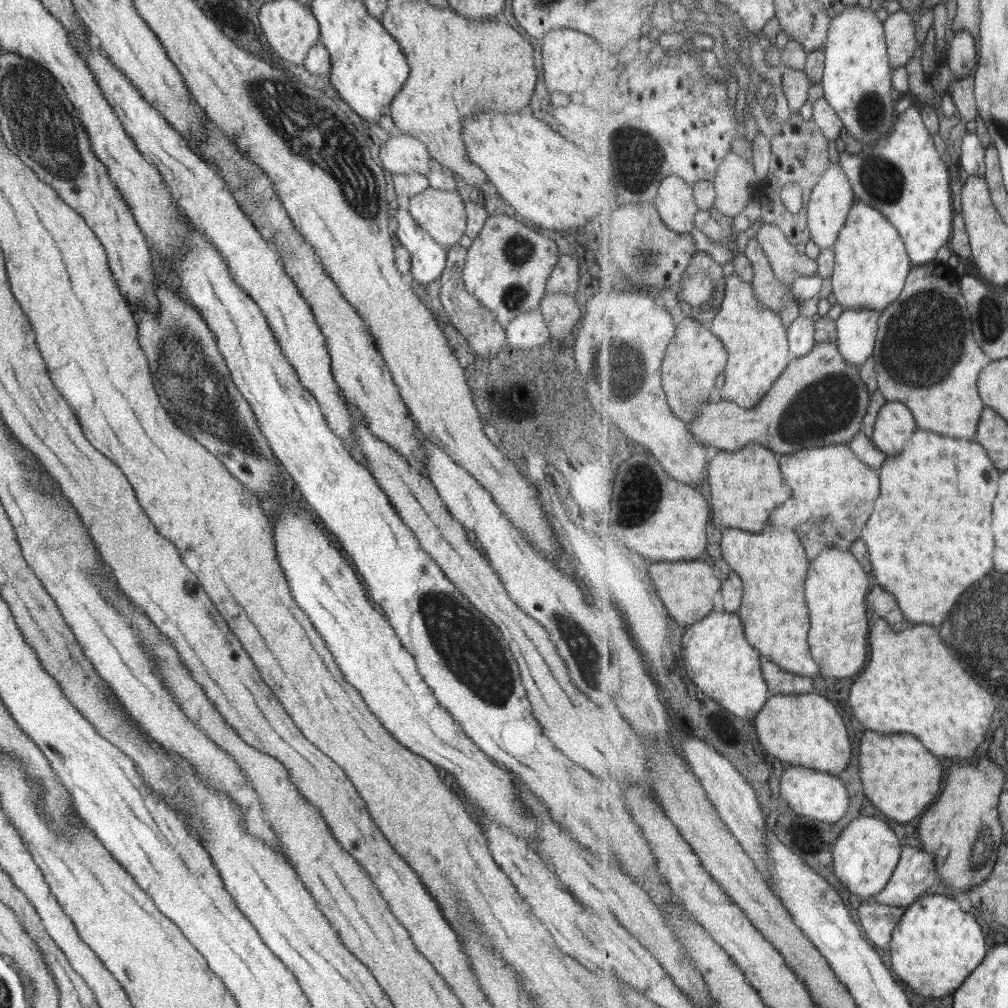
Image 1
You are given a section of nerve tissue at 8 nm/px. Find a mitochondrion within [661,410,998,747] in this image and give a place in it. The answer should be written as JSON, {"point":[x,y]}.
{"point":[953,592]}

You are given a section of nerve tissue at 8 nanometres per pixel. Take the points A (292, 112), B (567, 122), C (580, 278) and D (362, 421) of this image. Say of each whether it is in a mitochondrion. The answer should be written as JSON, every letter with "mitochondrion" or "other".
{"A":"mitochondrion","B":"other","C":"other","D":"other"}

